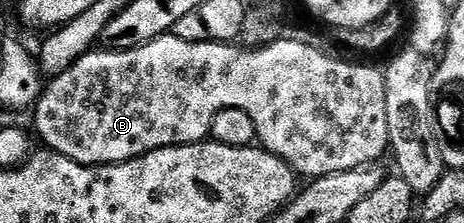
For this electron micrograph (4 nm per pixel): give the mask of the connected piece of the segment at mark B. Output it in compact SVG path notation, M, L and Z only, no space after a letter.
M173 33L169 35L161 35L156 41L148 41L148 45L140 45L140 49L128 49L127 51L108 51L105 49L91 49L84 57L80 57L74 62L70 68L64 73L53 76L43 86L42 93L38 97L37 103L34 104L32 108L32 114L34 114L34 127L33 130L36 132L38 130L37 138L43 139L45 146L49 150L60 153L64 157L68 157L72 161L77 163L83 163L84 165L104 165L105 163L123 163L129 159L135 159L140 157L144 153L152 153L156 149L164 149L165 147L183 147L189 143L201 143L203 140L209 136L210 130L212 129L212 121L216 117L216 113L220 113L225 107L228 109L244 109L244 113L248 113L248 117L252 117L252 125L256 125L256 133L258 134L257 142L261 146L265 147L266 150L272 152L276 157L280 157L284 162L286 162L289 167L292 168L299 176L305 177L307 180L313 181L324 177L328 173L344 173L348 169L356 169L360 165L368 165L369 163L377 163L383 157L382 154L387 154L388 148L390 146L390 138L388 137L388 100L385 97L386 93L386 77L381 70L378 71L374 67L365 67L362 63L345 63L342 59L333 59L330 55L325 55L318 47L313 47L310 43L301 43L298 39L290 39L291 37L283 37L277 39L275 43L267 43L265 47L259 47L257 49L251 49L241 45L235 45L234 43L193 43L192 41L184 41L180 37L176 37Z

